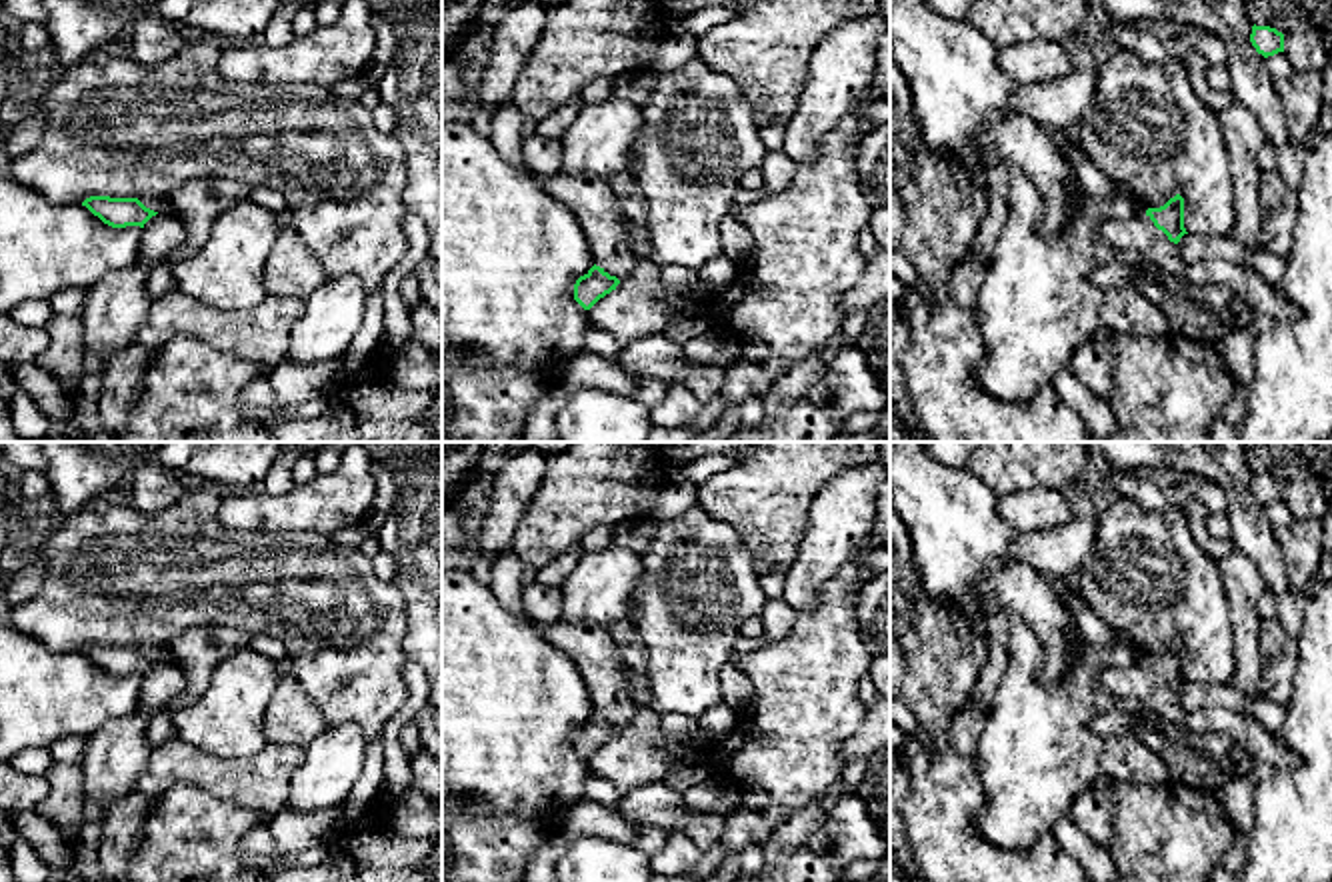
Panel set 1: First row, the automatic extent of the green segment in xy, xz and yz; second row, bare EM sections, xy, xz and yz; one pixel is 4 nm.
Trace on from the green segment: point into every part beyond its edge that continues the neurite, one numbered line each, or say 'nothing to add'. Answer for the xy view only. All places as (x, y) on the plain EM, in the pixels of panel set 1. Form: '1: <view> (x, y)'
1: xy (114, 758)

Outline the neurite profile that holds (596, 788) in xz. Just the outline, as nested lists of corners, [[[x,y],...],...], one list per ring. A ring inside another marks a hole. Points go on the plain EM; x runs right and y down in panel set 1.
[[[590,774],[584,786],[586,800],[620,810],[620,792],[616,786],[600,776]]]

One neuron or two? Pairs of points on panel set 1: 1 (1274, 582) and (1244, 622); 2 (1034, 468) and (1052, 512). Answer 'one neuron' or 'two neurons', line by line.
1: two neurons
2: two neurons

